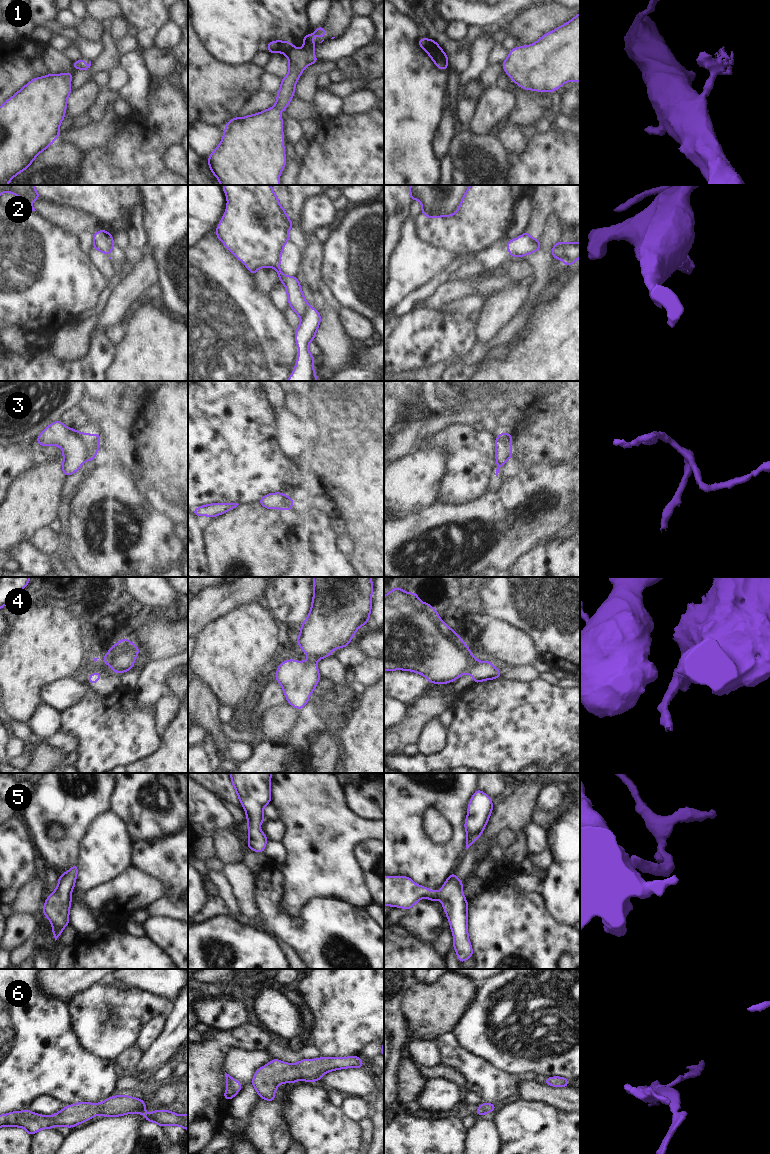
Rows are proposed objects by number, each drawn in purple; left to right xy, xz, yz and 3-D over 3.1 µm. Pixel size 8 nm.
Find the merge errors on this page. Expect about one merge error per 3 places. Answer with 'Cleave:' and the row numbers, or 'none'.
Cleave: 2, 4.

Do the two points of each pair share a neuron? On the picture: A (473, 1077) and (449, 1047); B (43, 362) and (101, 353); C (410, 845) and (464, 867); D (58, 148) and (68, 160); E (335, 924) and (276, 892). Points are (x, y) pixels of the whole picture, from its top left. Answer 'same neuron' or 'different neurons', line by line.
A: same neuron
B: same neuron
C: different neurons
D: same neuron
E: same neuron

